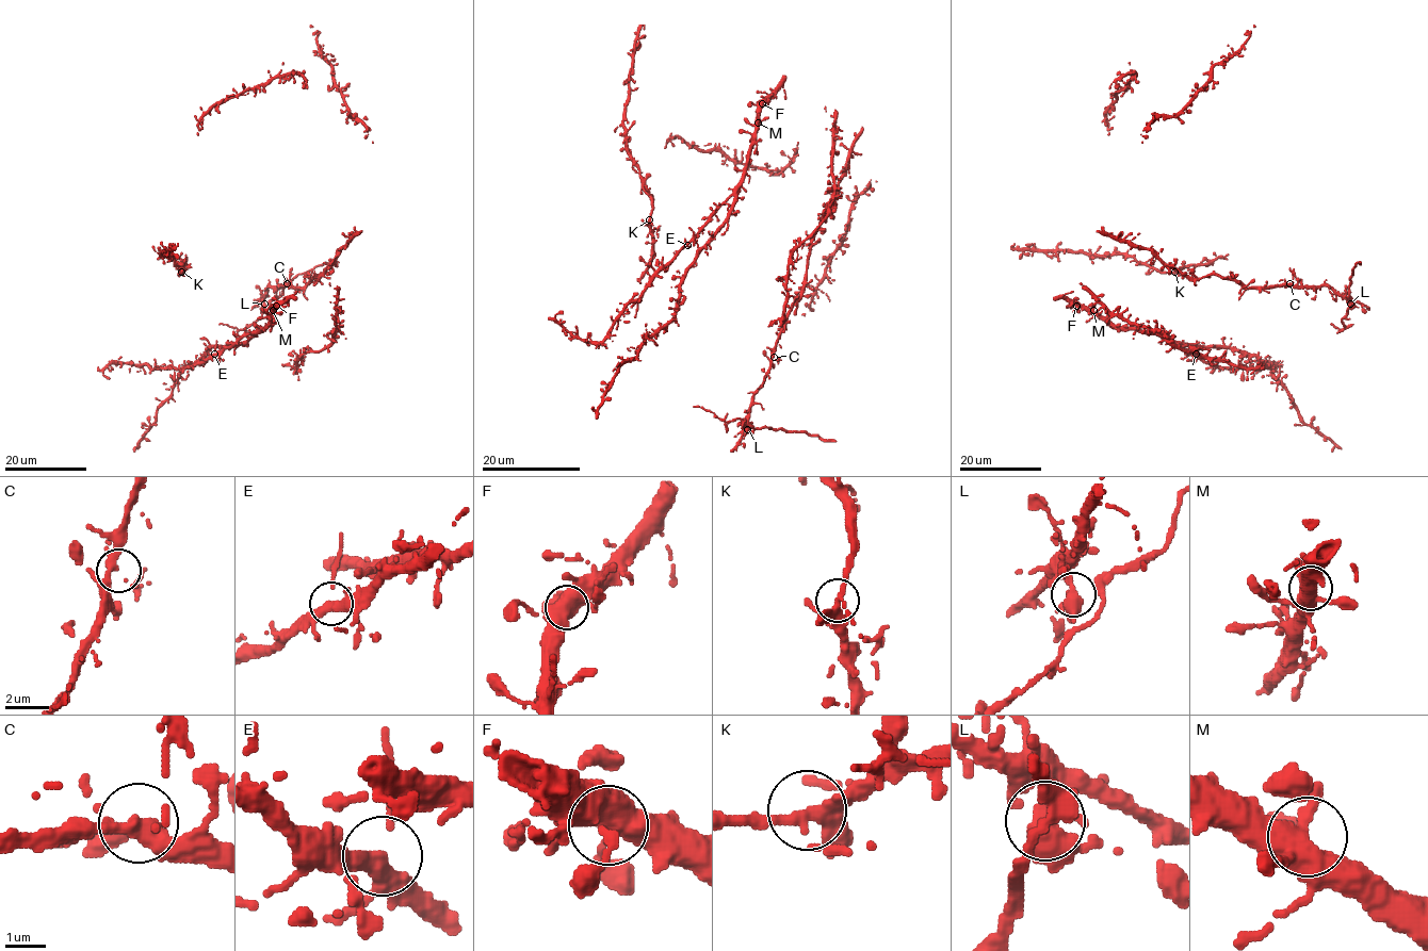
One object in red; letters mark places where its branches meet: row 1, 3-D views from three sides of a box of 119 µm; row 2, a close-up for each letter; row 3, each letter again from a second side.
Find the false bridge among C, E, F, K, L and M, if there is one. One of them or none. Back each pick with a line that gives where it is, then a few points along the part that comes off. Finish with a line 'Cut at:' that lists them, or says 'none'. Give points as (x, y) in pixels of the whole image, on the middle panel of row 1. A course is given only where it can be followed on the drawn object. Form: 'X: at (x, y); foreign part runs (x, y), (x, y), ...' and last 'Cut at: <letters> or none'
L: at (747, 429); foreign part runs (747, 429), (747, 426), (755, 429), (771, 427), (836, 440)
Cut at: L

